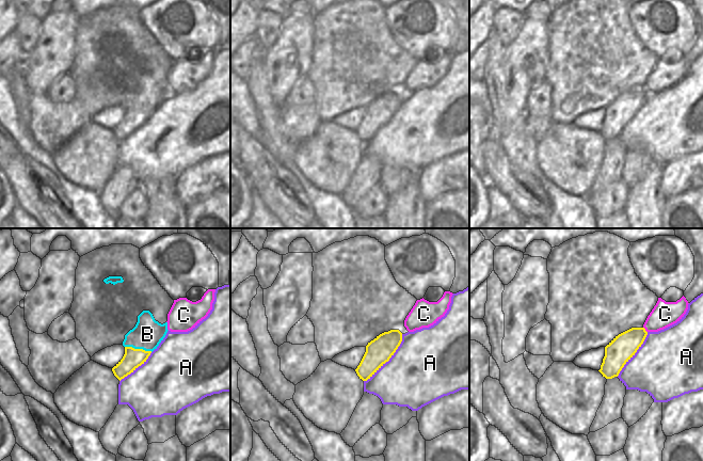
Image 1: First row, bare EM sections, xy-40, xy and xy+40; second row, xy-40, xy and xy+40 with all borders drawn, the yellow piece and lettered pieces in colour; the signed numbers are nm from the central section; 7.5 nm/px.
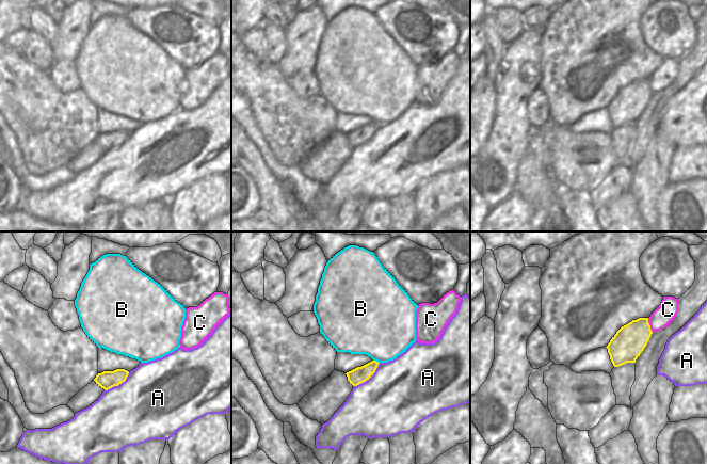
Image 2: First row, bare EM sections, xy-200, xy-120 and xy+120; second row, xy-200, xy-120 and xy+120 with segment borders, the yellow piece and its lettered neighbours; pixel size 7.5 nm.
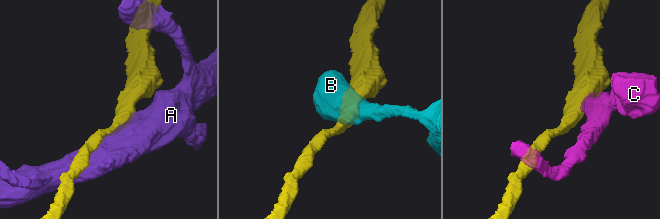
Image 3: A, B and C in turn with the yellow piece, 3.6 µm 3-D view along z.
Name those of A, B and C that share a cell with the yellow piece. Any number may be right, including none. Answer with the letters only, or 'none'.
none

